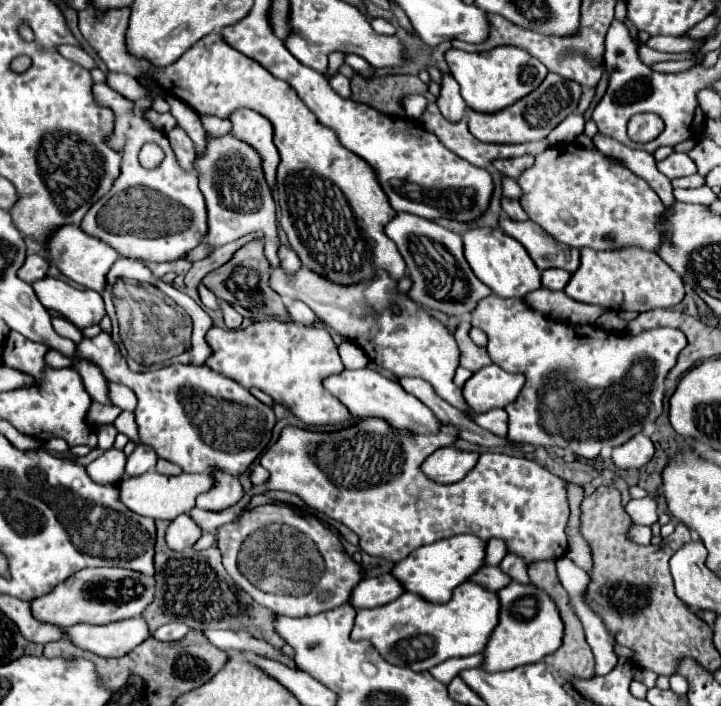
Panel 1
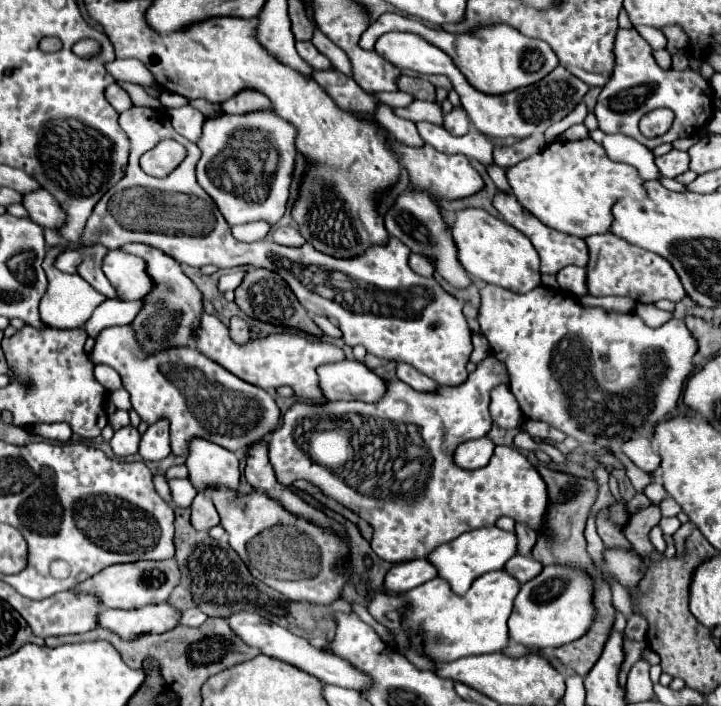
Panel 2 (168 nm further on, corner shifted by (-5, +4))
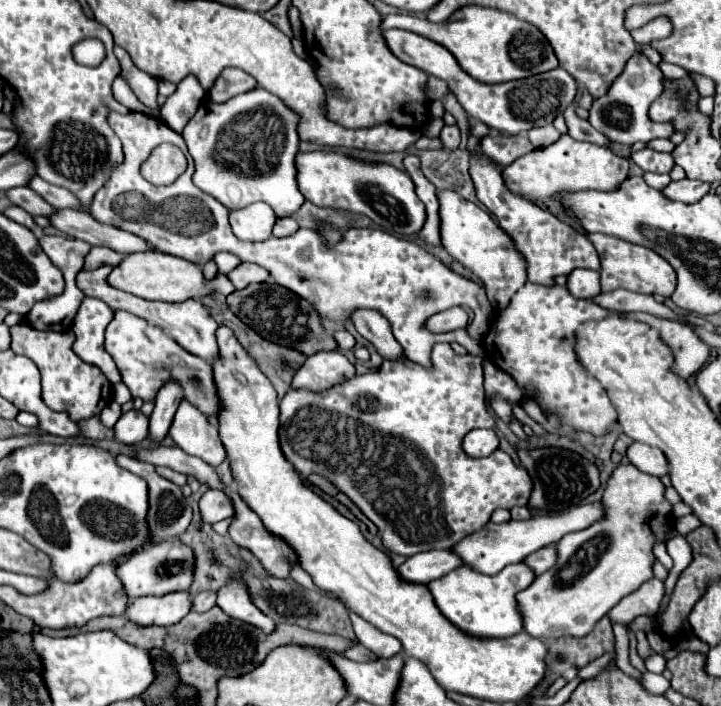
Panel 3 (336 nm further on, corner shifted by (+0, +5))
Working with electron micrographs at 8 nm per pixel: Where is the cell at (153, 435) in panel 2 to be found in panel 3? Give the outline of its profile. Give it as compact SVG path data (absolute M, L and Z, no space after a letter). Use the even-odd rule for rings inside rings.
M168 381L162 391L156 395L156 405L150 415L150 427L148 427L148 437L158 445L162 439L168 435L168 429L172 425L174 413L182 401L182 389L174 383Z

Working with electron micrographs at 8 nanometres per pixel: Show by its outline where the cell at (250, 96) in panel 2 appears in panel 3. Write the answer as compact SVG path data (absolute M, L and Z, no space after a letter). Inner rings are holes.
M224 69L214 87L210 89L210 99L216 103L224 103L230 97L236 97L240 93L248 93L256 87L256 79L244 73L242 69Z

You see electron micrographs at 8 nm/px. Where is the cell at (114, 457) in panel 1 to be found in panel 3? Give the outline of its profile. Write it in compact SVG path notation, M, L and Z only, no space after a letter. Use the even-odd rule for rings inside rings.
M140 411L124 413L118 423L114 425L114 439L124 445L134 445L144 441L148 435L148 417Z

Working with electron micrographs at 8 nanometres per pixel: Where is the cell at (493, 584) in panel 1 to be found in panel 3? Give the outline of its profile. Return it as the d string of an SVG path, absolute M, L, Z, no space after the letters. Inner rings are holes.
M542 547L542 549L534 551L530 557L526 557L526 561L522 561L522 563L528 565L534 571L534 575L540 575L556 563L556 547Z

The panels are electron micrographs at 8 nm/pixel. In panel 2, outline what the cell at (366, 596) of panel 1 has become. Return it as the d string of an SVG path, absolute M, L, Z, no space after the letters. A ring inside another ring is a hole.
M411 560L403 564L395 564L387 576L383 586L395 594L405 594L437 576L437 568L429 560Z

